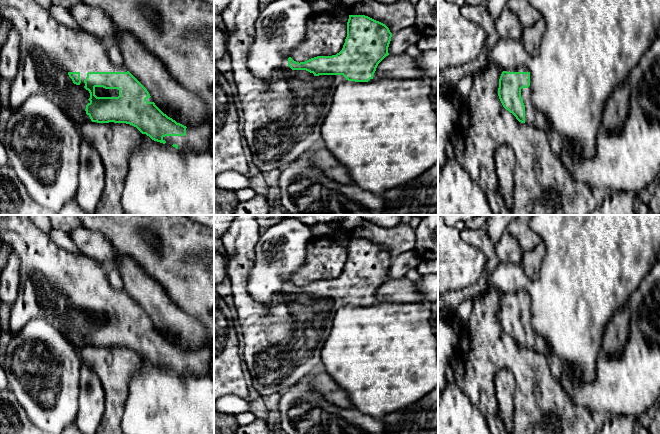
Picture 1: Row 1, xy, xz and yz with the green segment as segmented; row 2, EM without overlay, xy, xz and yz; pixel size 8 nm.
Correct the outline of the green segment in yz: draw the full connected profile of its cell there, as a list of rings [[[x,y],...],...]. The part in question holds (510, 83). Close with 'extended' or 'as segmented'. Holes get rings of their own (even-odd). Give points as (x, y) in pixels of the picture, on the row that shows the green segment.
[[[519,66],[503,71],[499,79],[498,96],[503,107],[521,123],[549,130],[549,120],[532,102],[530,71]]]; extended

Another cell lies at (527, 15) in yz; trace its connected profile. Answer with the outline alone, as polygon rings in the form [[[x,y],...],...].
[[[509,0],[506,7],[517,16],[523,28],[530,27],[542,17],[540,12],[530,4],[529,0]]]

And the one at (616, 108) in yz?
[[[626,81],[615,88],[612,96],[606,101],[602,114],[603,128],[617,132],[623,128],[630,109],[630,82]]]

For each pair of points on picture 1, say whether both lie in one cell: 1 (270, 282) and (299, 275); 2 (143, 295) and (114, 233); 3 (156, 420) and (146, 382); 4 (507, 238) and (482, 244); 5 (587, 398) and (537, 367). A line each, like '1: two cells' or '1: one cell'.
1: two cells
2: two cells
3: one cell
4: two cells
5: two cells

